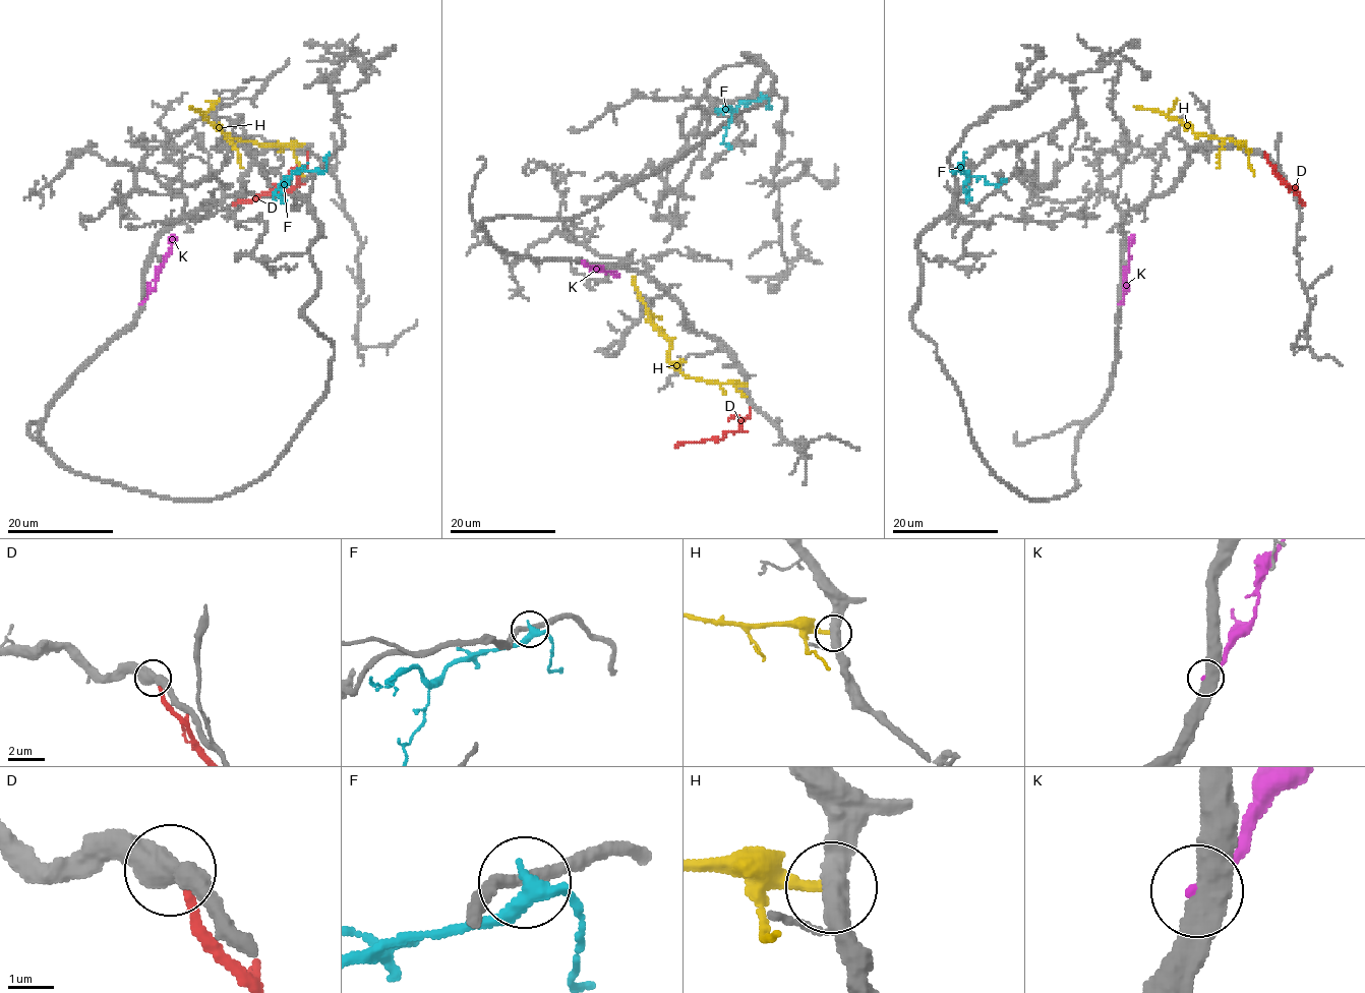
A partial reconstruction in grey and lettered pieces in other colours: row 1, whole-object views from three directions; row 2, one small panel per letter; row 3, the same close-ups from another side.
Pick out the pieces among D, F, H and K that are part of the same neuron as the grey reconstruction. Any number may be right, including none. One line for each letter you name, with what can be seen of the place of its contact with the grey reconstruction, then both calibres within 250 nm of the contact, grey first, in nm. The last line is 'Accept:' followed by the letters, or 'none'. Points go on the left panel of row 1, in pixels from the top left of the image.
D: contact (307, 154); calibres 480 and 240 nm
Accept: D

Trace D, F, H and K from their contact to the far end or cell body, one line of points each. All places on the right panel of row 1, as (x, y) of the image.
D: (1264, 154), (1289, 189), (1292, 187), (1296, 189), (1303, 206)
F: (952, 171), (983, 176), (988, 184), (1005, 179)
H: (1243, 144), (1198, 135), (1179, 120), (1133, 106)
K: (1121, 303), (1124, 271), (1129, 261), (1133, 235)

